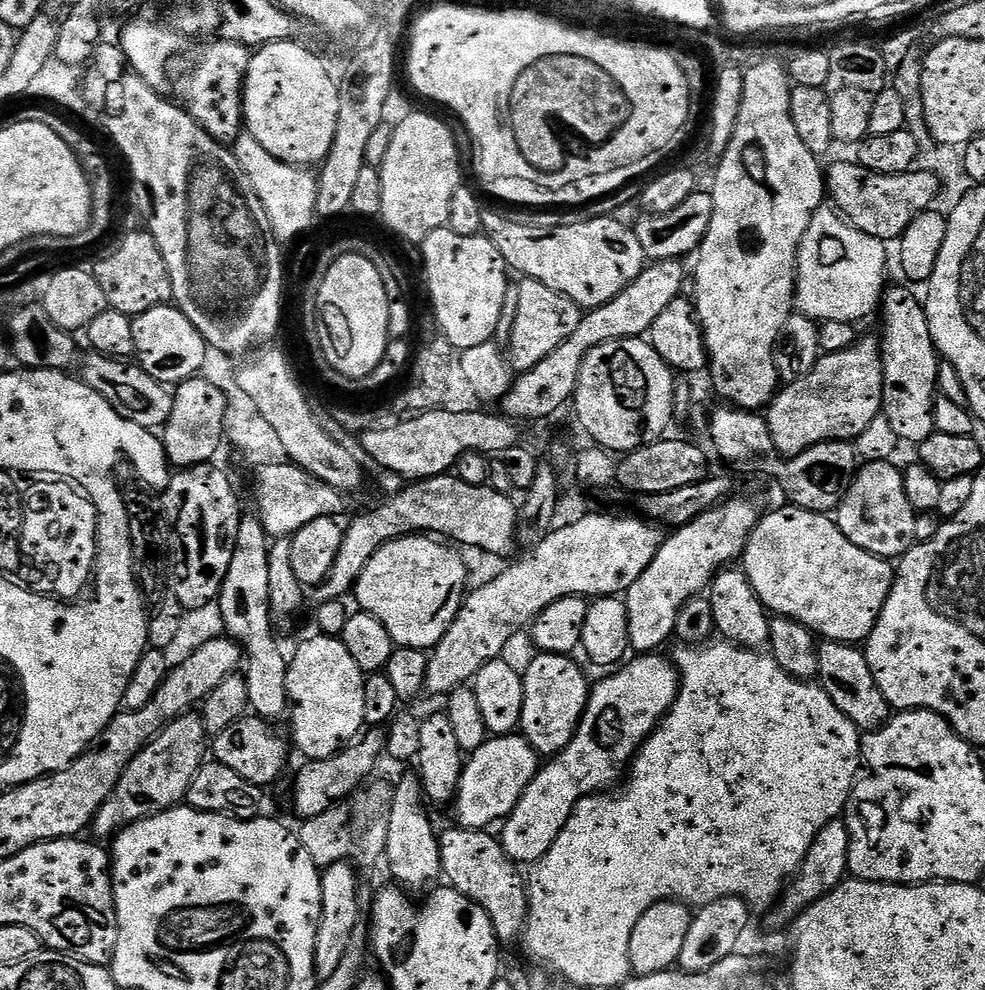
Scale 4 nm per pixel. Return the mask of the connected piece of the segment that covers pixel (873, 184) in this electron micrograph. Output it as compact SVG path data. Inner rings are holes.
M859 162L836 164L827 169L826 192L836 211L855 228L879 240L896 242L918 214L929 211L937 203L942 191L940 179L932 171L920 171L887 176L874 174Z

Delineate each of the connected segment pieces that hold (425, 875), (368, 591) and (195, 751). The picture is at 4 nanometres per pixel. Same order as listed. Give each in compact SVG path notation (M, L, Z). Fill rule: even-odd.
M419 775L404 776L395 781L393 804L390 806L386 848L383 859L392 867L392 876L397 885L405 889L424 888L435 885L441 879L440 838L437 829L432 829L432 820L424 809L426 797Z
M428 534L402 536L383 544L356 579L354 597L359 611L378 618L397 648L435 648L450 630L469 587L463 554L459 547Z
M185 714L169 724L152 743L140 751L128 763L118 786L106 798L106 802L92 819L91 831L100 836L115 837L127 824L144 820L156 812L164 812L167 808L177 807L187 797L190 782L199 774L205 763L206 753L210 748L210 733L204 729L203 719L196 714Z

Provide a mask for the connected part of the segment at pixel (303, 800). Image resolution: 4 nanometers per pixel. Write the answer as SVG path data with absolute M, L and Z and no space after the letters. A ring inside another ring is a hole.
M372 726L355 742L340 749L336 755L325 760L308 760L302 763L304 765L301 766L300 773L297 774L296 781L292 784L292 804L296 807L297 814L300 815L299 819L301 821L312 819L322 814L323 811L328 811L344 802L342 800L346 799L360 783L363 785L372 776L370 774L375 770L380 756L382 760L387 746L388 737L385 729Z

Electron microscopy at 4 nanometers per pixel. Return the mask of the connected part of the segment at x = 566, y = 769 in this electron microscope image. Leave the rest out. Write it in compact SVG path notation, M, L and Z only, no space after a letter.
M664 654L637 655L632 658L636 660L629 659L623 667L616 670L621 672L613 671L608 674L613 676L608 676L597 684L595 681L591 685L588 704L580 718L573 740L541 767L530 782L530 786L526 786L516 809L503 821L504 833L499 833L498 839L503 844L506 854L511 860L516 861L517 865L531 866L541 860L566 826L570 814L576 808L576 803L585 800L587 796L595 796L608 790L620 775L621 779L645 740L660 727L660 721L674 706L676 695L680 693L682 687L680 681L682 676L677 672L675 663L669 657L667 660L660 655Z

